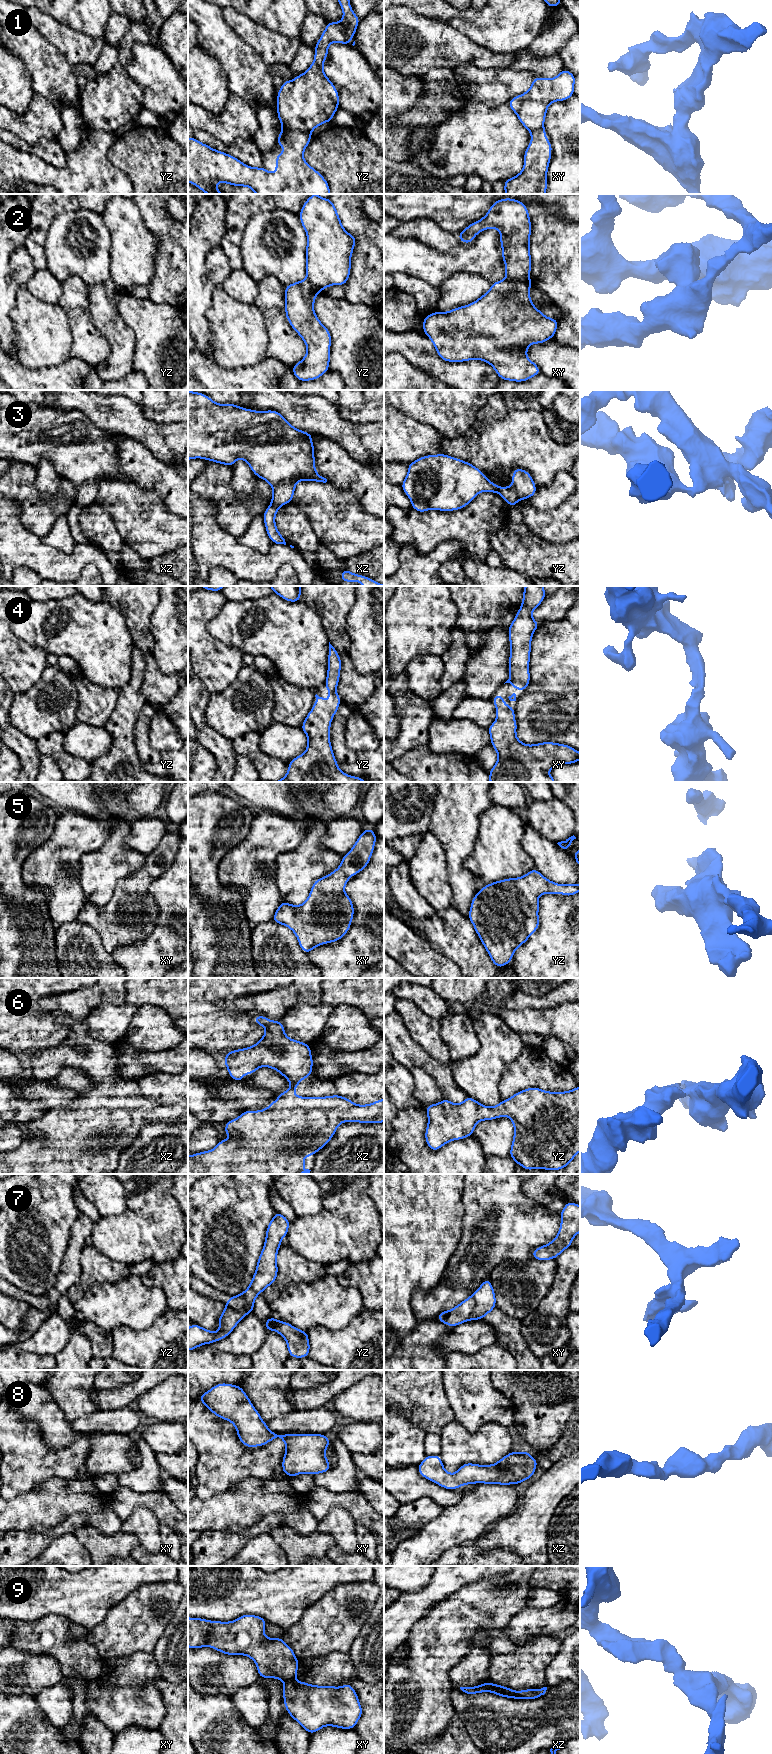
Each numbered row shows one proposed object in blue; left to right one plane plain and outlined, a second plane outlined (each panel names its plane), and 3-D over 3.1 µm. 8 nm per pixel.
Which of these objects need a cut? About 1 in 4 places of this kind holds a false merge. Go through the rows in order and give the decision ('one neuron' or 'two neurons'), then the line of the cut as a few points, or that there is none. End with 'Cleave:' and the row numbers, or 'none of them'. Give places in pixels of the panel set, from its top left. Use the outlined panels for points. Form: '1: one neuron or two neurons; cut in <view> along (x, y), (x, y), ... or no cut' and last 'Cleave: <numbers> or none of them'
1: two neurons; cut in yz along (283, 127), (289, 130), (306, 131), (309, 133)
2: two neurons; cut in xy along (505, 279), (529, 280)
3: two neurons; cut in xz along (271, 503), (278, 507)
4: one neuron; no cut
5: one neuron; no cut
6: one neuron; no cut
7: two neurons; cut in yz along (246, 1303), (240, 1309), (225, 1306)
8: one neuron; no cut
9: two neurons; cut in xy along (294, 1679), (285, 1682)
Cleave: 1, 2, 3, 7, 9

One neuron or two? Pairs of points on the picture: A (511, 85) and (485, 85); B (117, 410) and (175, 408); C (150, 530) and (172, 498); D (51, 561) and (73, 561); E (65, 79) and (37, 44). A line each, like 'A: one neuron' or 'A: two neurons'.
A: one neuron
B: two neurons
C: two neurons
D: one neuron
E: one neuron

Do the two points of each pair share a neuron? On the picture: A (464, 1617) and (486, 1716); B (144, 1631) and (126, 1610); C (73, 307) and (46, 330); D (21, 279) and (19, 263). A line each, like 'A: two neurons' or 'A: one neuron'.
A: two neurons
B: one neuron
C: two neurons
D: one neuron

